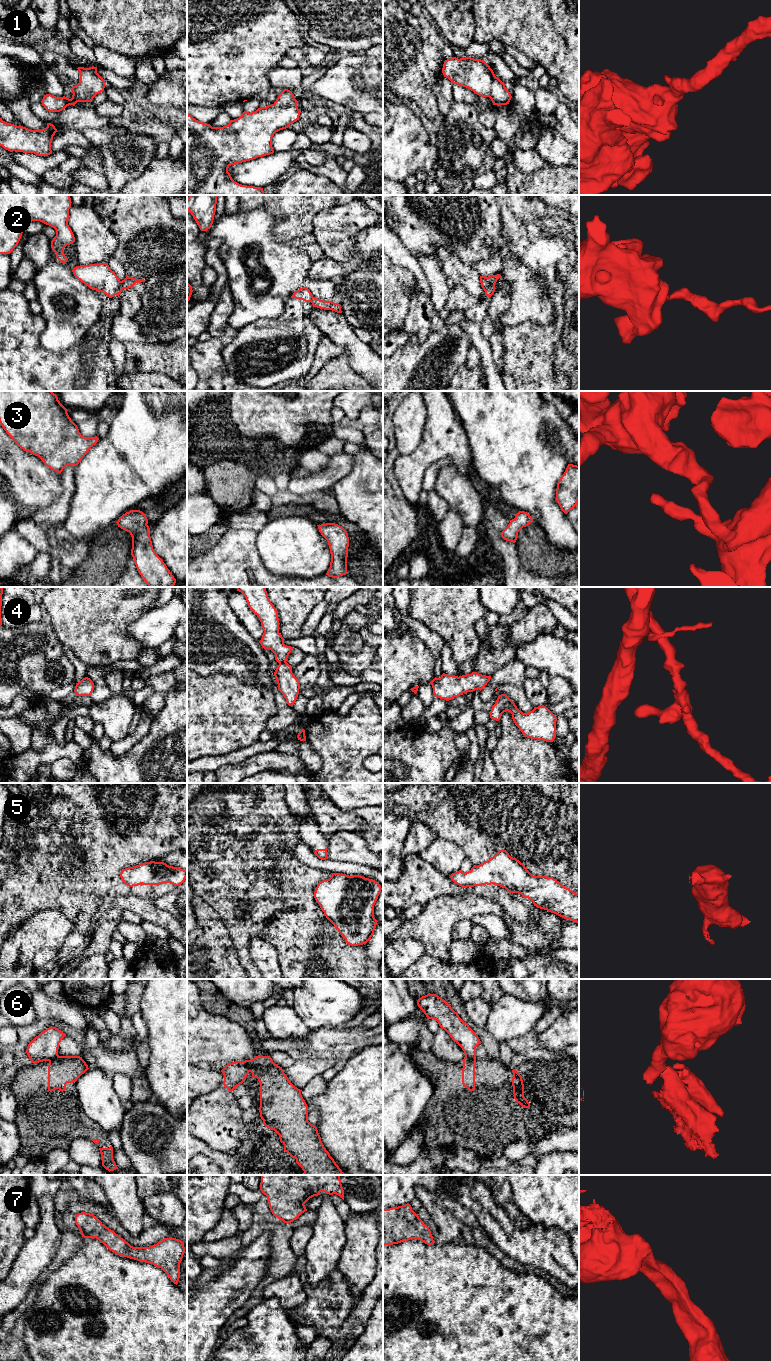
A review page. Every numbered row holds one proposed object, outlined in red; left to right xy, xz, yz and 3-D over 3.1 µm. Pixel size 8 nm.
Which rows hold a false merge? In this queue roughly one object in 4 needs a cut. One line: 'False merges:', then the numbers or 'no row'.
False merges: 2, 6

